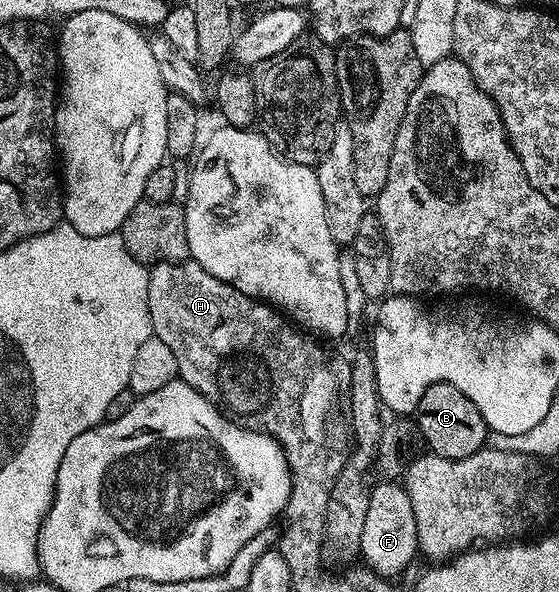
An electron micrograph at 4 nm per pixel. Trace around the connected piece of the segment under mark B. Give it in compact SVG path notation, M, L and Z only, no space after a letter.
M434 383L425 389L421 401L414 409L414 419L427 442L426 450L442 459L464 459L482 451L486 444L483 442L489 436L487 422L485 417L481 417L477 405L473 405L473 401L469 401L461 389L453 389L453 385L448 383Z

